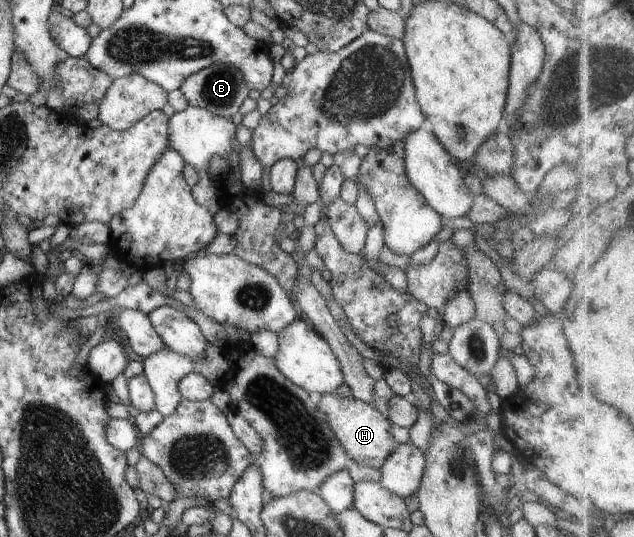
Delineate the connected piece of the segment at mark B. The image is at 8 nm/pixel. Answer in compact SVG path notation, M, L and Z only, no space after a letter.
M218 63L199 70L180 86L191 107L231 119L247 98L249 89L239 68Z

